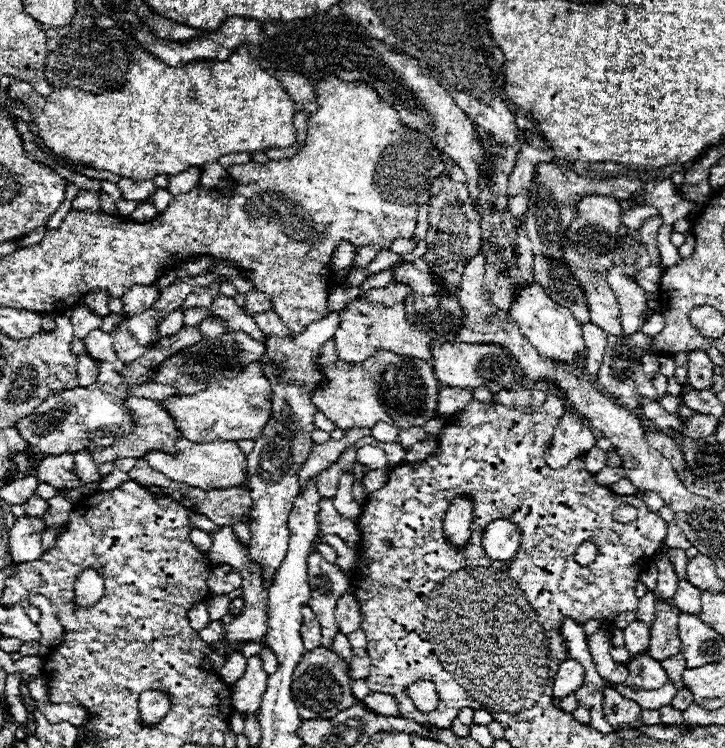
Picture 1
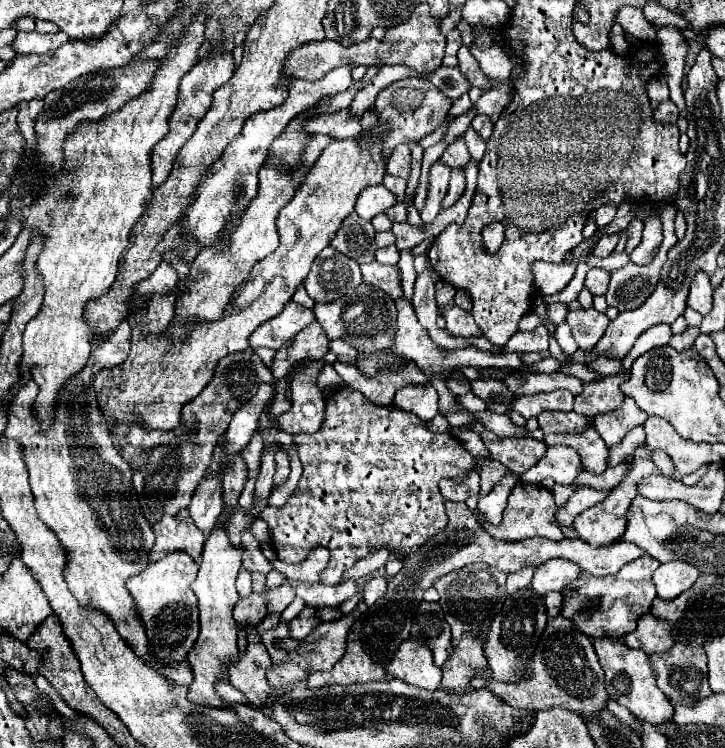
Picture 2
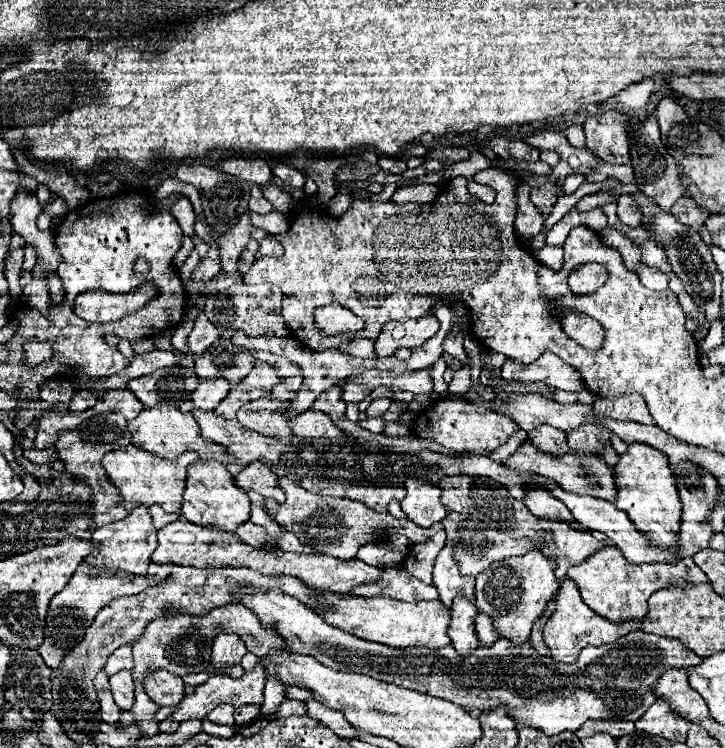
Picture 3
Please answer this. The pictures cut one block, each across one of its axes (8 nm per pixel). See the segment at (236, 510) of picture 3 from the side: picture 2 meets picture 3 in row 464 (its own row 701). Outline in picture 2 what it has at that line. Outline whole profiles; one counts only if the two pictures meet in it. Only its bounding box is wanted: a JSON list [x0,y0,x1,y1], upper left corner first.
[188,516,242,708]

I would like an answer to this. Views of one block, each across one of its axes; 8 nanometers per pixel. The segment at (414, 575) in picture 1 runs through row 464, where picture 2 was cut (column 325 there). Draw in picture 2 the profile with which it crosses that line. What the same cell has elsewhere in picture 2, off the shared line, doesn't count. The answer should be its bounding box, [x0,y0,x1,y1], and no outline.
[260,388,480,586]

